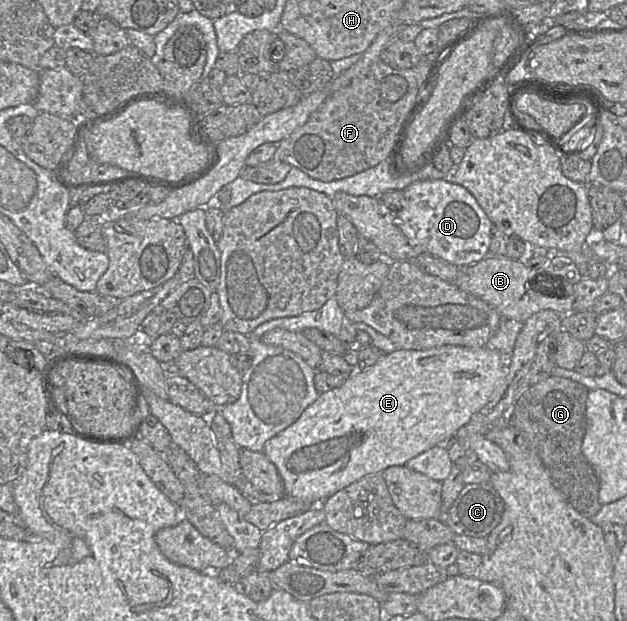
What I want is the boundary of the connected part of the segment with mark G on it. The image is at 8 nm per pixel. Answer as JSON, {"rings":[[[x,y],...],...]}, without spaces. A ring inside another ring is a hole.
{"rings":[[[549,376],[523,390],[507,414],[507,425],[514,432],[516,443],[539,457],[551,483],[564,499],[582,516],[591,519],[600,511],[602,505],[598,497],[599,478],[582,453],[588,392],[586,386],[569,378]]]}

